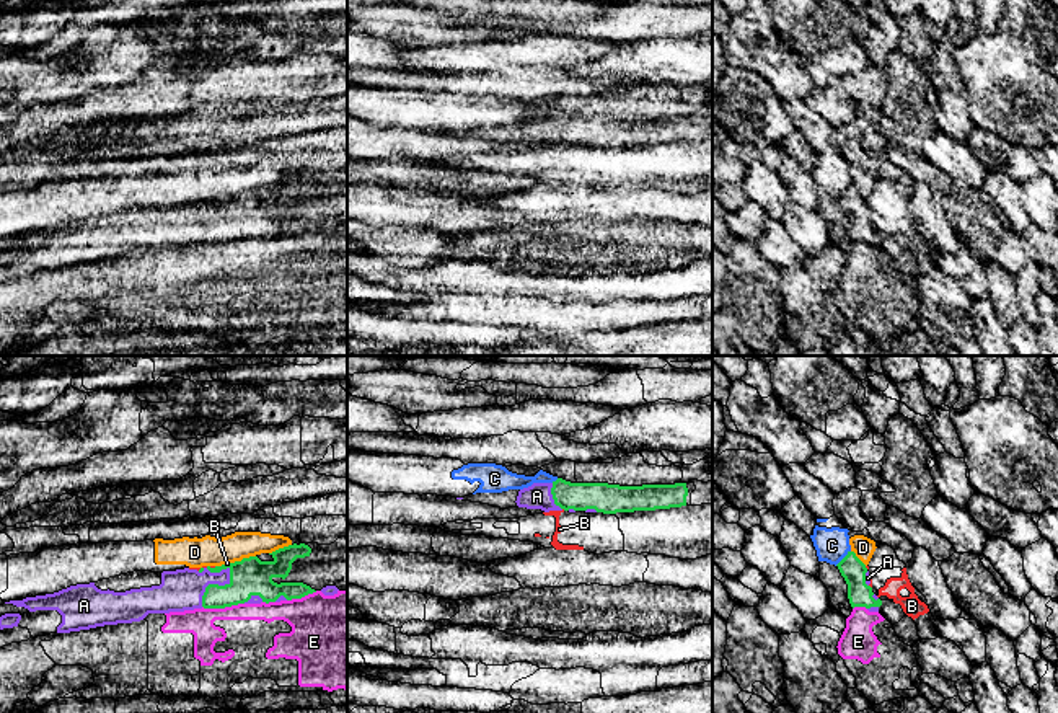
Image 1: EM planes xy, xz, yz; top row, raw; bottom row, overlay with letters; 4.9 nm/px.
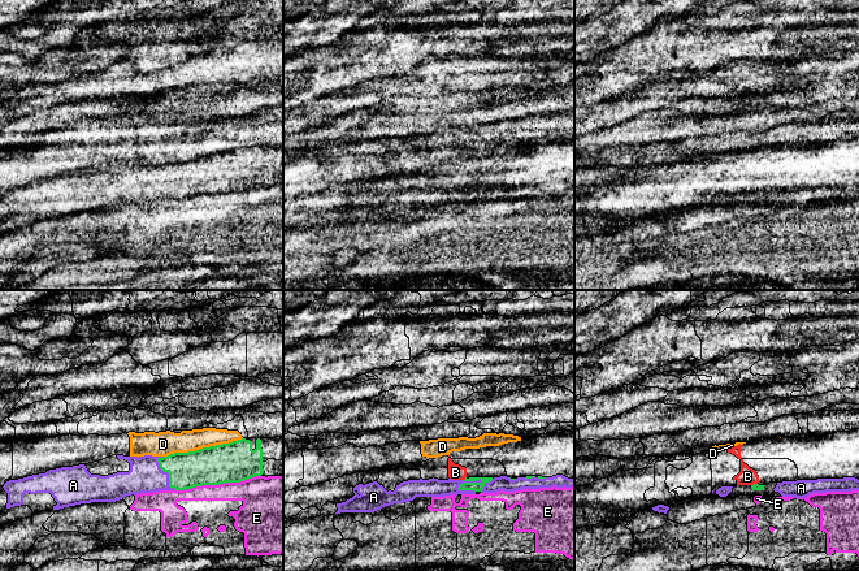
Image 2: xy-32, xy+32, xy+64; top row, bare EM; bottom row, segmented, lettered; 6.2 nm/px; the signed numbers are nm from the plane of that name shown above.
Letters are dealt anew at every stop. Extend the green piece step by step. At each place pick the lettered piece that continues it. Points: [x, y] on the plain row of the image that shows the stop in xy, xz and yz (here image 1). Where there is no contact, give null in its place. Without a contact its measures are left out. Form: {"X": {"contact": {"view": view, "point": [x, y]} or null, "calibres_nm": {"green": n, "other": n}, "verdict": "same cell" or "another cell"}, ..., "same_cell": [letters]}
{"A": {"contact": {"view": "xy", "point": [216, 219]}, "calibres_nm": {"green": 190, "other": 200}, "verdict": "same cell"}, "B": {"contact": {"view": "xy", "point": [209, 201]}, "calibres_nm": {"green": 190, "other": 20}, "verdict": "another cell"}, "C": {"contact": {"view": "yz", "point": [843, 193]}, "calibres_nm": {"green": 120, "other": 170}, "verdict": "another cell"}, "D": {"contact": {"view": "xy", "point": [243, 193]}, "calibres_nm": {"green": 190, "other": 140}, "verdict": "another cell"}, "E": {"contact": {"view": "xy", "point": [222, 242]}, "calibres_nm": {"green": 190, "other": 140}, "verdict": "another cell"}, "same_cell": ["A"]}

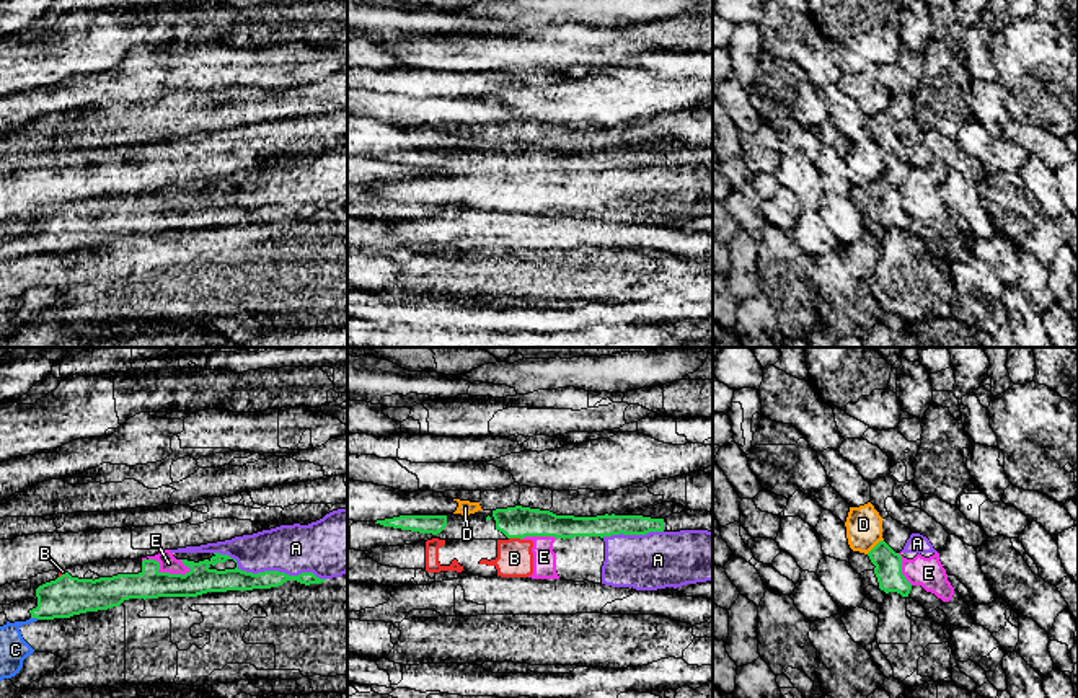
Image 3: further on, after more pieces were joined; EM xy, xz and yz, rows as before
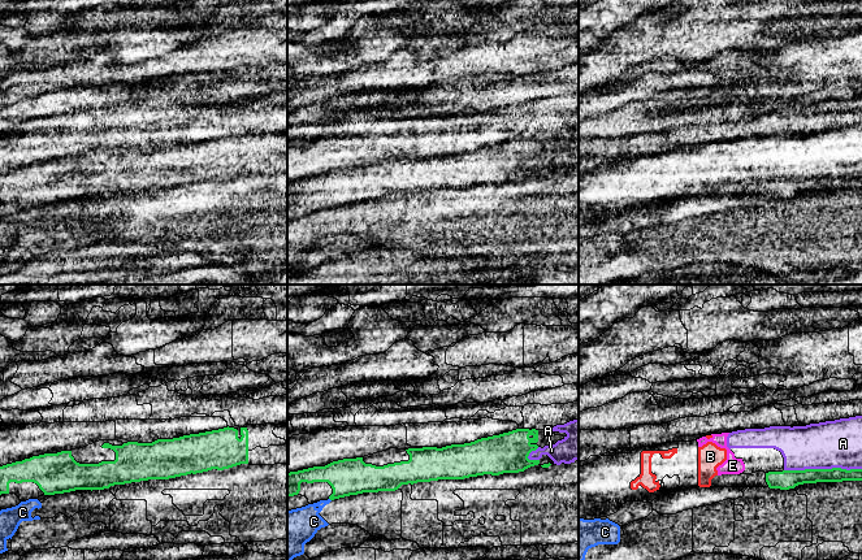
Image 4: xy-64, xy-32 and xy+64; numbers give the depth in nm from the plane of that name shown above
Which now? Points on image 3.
{"A": {"contact": {"view": "xy", "point": [269, 206]}, "calibres_nm": {"green": 110, "other": 240}, "verdict": "another cell"}, "B": {"contact": {"view": "xz", "point": [516, 172]}, "calibres_nm": {"green": 160, "other": 180}, "verdict": "another cell"}, "C": {"contact": {"view": "xy", "point": [35, 251]}, "calibres_nm": {"green": 200, "other": 140}, "verdict": "another cell"}, "D": {"contact": {"view": "yz", "point": [876, 180]}, "calibres_nm": {"green": 130, "other": 180}, "verdict": "another cell"}, "E": {"contact": {"view": "xy", "point": [168, 207]}, "calibres_nm": {"green": 140, "other": 90}, "verdict": "another cell"}, "same_cell": []}

